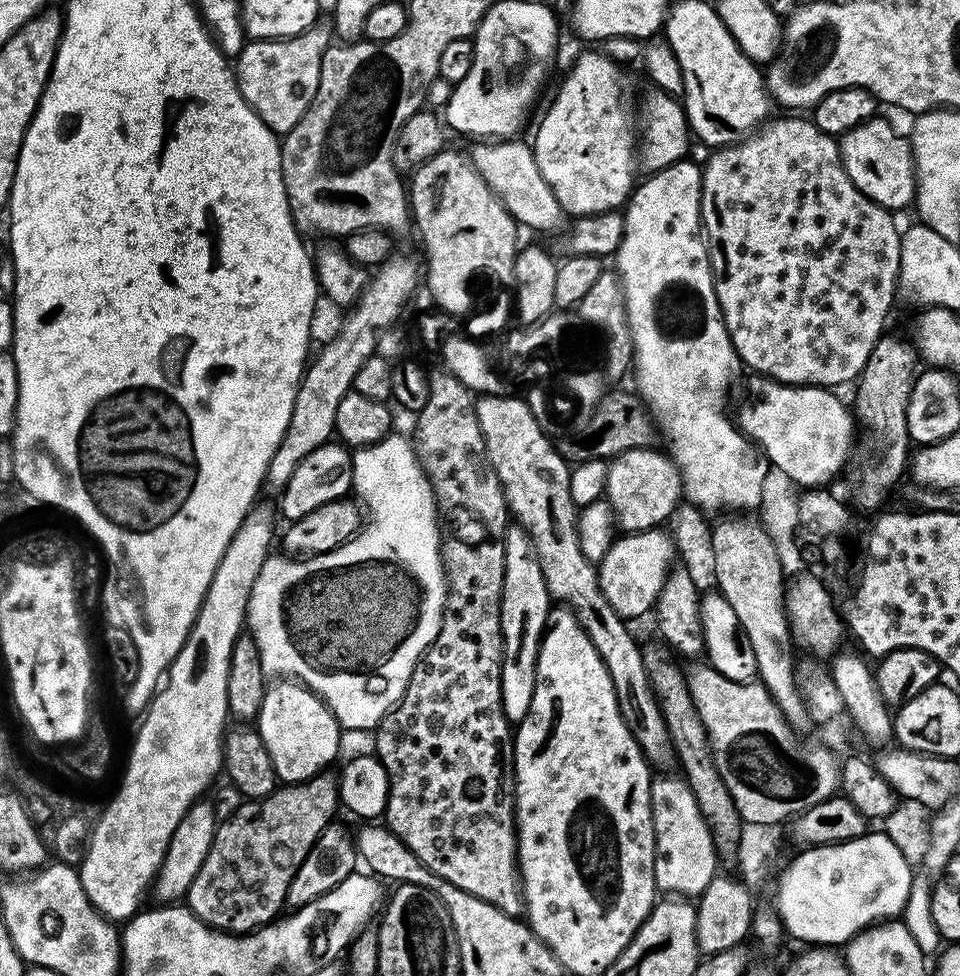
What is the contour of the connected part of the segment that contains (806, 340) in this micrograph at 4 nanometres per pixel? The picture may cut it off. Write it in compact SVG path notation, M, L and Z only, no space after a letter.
M788 114L785 120L769 119L767 122L760 125L751 134L745 135L741 144L732 144L729 148L720 148L708 160L708 165L705 163L702 168L700 178L700 218L702 221L703 231L706 233L707 243L710 245L710 259L712 261L712 271L716 282L716 297L720 303L720 313L724 315L724 323L731 329L732 345L736 347L736 353L740 356L741 361L745 365L748 364L764 378L771 378L782 384L791 384L793 386L836 386L832 384L844 384L847 380L855 381L860 373L864 371L866 362L870 358L870 354L874 350L874 346L880 341L882 333L885 331L884 319L888 316L888 311L892 308L892 296L898 292L898 277L900 274L900 237L901 233L896 232L896 224L892 221L893 213L876 204L870 197L864 196L854 186L854 182L846 174L844 162L840 159L840 145L837 137L830 132L824 132L811 119L799 120L799 115Z

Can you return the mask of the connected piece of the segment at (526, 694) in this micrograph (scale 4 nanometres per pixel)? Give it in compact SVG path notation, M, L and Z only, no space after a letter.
M519 526L509 527L504 536L504 589L500 599L500 629L504 639L500 689L504 717L509 725L519 726L530 710L530 702L536 685L536 663L540 642L548 624L550 597L540 559L532 546L532 539Z

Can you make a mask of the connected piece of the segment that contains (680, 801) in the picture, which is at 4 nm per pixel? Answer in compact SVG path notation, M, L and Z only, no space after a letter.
M657 777L651 788L651 812L656 850L653 874L657 889L680 898L699 898L718 874L718 853L687 781L679 777Z

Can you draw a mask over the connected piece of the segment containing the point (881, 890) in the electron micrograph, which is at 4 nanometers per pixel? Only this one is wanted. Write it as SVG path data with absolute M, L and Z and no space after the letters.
M883 830L872 832L869 836L856 836L844 841L842 844L821 844L819 846L808 846L803 849L801 856L796 856L788 864L788 869L780 876L780 881L776 884L776 904L774 911L783 924L785 933L796 940L805 940L808 946L836 946L832 944L847 945L848 941L856 935L857 932L869 927L873 922L888 922L893 918L899 917L907 906L907 898L911 892L912 880L914 877L913 865L908 864L906 858L902 856L902 851L891 841L887 833Z

